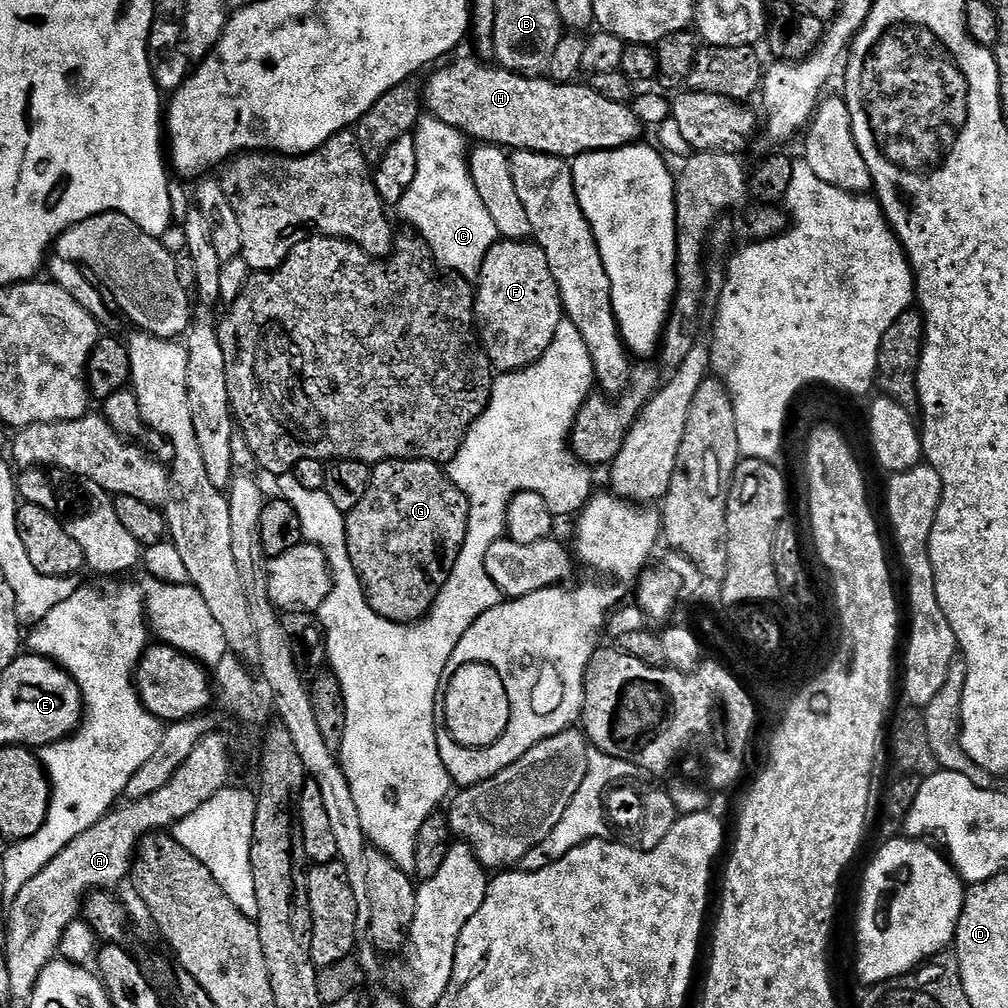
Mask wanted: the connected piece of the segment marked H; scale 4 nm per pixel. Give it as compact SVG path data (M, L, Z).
M476 58L471 59L456 60L449 68L437 67L437 72L429 78L428 85L423 85L422 104L431 115L437 116L448 126L454 126L473 141L495 144L505 150L520 148L521 153L535 152L542 156L575 158L584 152L625 148L641 139L642 125L632 113L631 107L610 102L610 98L602 98L602 94L590 86L584 85L583 88L580 82L557 84L549 78L533 78Z

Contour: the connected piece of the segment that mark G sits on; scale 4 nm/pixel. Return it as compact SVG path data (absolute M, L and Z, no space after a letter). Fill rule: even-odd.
M387 460L372 468L370 486L366 486L366 495L354 510L350 510L344 517L346 522L346 542L350 550L350 562L354 562L354 570L357 571L358 578L365 590L365 598L369 606L373 608L382 618L389 619L395 624L413 624L423 619L431 607L434 606L435 599L438 598L447 576L453 570L457 555L461 552L461 546L465 542L466 530L469 522L469 500L449 479L447 471L437 462L430 460Z

